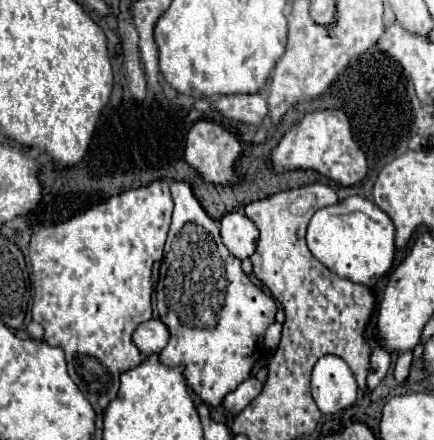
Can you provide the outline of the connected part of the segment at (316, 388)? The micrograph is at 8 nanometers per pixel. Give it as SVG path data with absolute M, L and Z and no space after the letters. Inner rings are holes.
M322 356L312 370L312 398L322 414L336 414L356 402L358 386L348 364L338 356Z

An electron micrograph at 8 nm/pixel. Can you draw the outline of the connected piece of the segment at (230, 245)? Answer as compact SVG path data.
M244 210L226 214L220 220L220 232L222 232L222 242L236 258L244 260L254 254L256 242L258 242L258 228L244 214Z

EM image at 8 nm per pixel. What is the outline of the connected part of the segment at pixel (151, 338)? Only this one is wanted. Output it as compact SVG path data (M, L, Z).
M152 318L148 322L142 322L132 336L136 348L144 356L148 356L150 352L162 352L168 344L168 338L170 338L170 332L160 318Z

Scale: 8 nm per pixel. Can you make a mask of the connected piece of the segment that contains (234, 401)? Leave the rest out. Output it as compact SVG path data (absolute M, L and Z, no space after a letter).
M248 378L224 398L224 408L232 416L238 416L258 396L258 392L262 392L262 382L258 382L256 378Z

